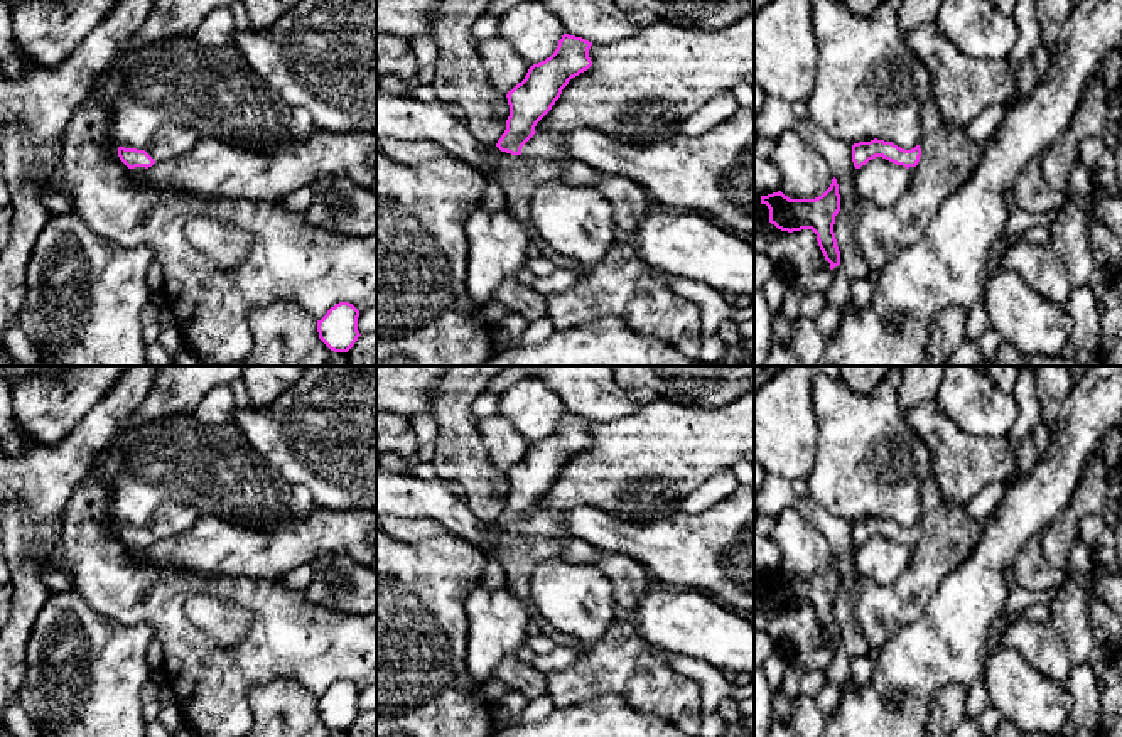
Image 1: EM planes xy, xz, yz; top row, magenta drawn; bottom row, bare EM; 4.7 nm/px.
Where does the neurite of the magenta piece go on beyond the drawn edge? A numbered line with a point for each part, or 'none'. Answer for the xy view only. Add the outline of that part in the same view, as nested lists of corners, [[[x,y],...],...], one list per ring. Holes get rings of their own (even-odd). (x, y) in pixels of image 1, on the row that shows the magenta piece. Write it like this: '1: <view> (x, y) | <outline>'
1: xy (169, 142) | [[[162,126],[155,133],[154,143],[143,150],[155,160],[155,164],[162,164],[186,155],[199,140],[201,133],[196,128]]]

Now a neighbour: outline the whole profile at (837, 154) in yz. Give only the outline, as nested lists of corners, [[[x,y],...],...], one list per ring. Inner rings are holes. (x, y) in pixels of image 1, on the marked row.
[[[766,96],[759,113],[754,116],[756,135],[776,140],[783,132],[795,128],[801,140],[818,152],[837,179],[840,194],[840,211],[835,216],[833,233],[840,251],[840,266],[849,280],[866,278],[871,273],[852,228],[852,212],[859,199],[854,184],[857,169],[852,162],[852,143],[832,138],[812,120],[798,121],[793,105],[783,98]]]

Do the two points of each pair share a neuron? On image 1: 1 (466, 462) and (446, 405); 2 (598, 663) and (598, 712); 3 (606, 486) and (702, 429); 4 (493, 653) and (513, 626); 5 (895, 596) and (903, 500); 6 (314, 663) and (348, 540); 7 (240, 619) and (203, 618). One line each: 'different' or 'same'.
1: same
2: different
3: same
4: same
5: different
6: different
7: same

